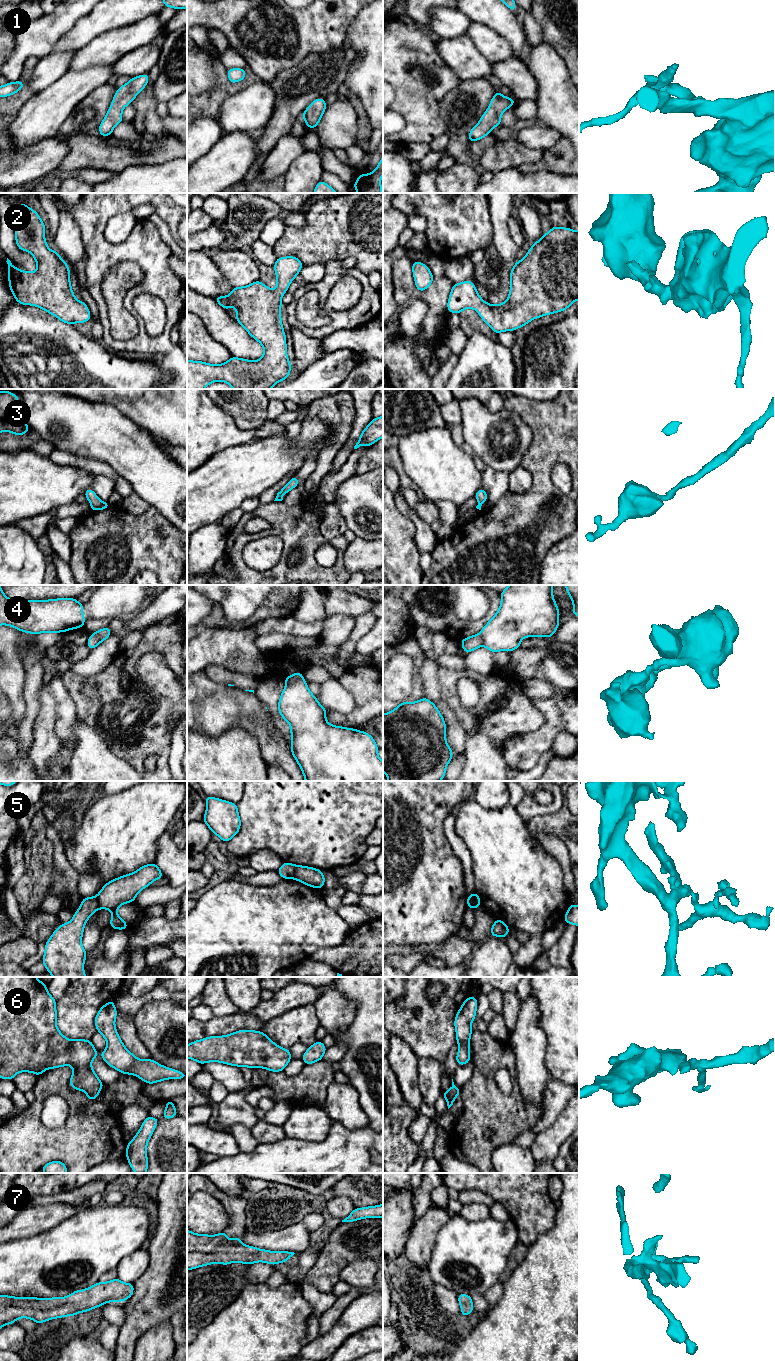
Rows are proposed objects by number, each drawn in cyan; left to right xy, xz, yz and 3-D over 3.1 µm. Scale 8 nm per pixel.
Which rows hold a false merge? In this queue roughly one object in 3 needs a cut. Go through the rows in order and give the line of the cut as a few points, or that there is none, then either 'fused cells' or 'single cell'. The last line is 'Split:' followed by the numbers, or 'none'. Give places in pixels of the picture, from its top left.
1: no cut; single cell
2: no cut; single cell
3: no cut; single cell
4: cut in xz along (302, 678), (286, 684); fused cells
5: cut in xz along (296, 865), (292, 877); fused cells
6: no cut; single cell
7: no cut; single cell
Split: 4, 5

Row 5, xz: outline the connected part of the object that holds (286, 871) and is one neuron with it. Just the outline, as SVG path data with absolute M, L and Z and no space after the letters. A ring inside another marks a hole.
M284 861L284 863L277 870L277 872L283 879L291 879L294 876L295 868L296 868L296 865L290 864L289 862Z

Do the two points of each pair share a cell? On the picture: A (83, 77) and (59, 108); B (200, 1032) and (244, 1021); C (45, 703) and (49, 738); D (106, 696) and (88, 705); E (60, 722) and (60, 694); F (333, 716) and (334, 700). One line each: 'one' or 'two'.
A: one
B: one
C: one
D: one
E: one
F: two

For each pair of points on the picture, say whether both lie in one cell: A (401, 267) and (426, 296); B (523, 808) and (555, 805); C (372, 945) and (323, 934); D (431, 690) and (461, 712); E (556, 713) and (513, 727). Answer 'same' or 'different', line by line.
A: different
B: same
C: different
D: different
E: different

